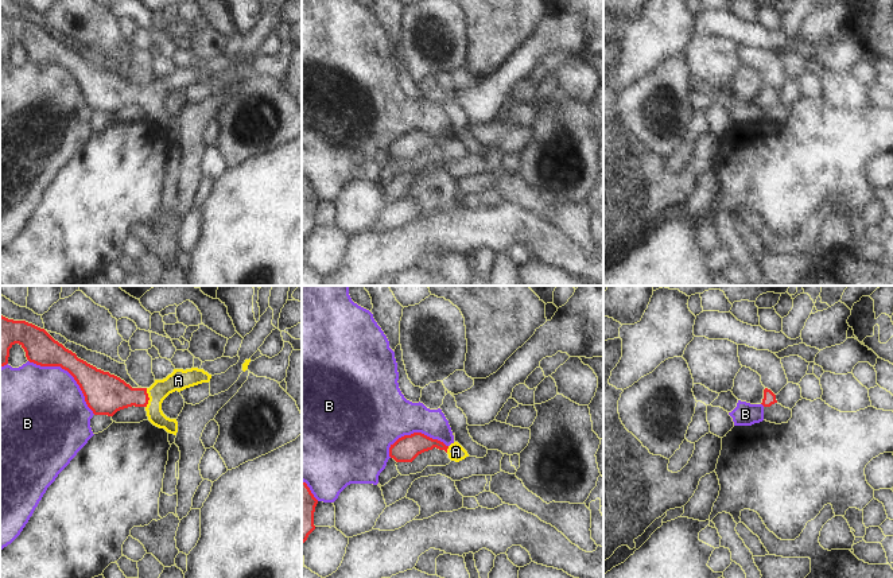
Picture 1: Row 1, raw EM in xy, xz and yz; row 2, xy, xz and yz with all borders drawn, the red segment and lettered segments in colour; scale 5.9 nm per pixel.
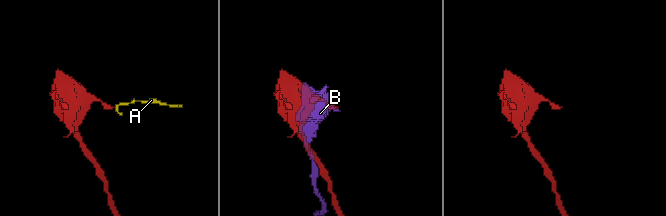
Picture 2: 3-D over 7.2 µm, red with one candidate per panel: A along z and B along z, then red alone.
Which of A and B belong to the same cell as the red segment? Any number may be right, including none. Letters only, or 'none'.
A

